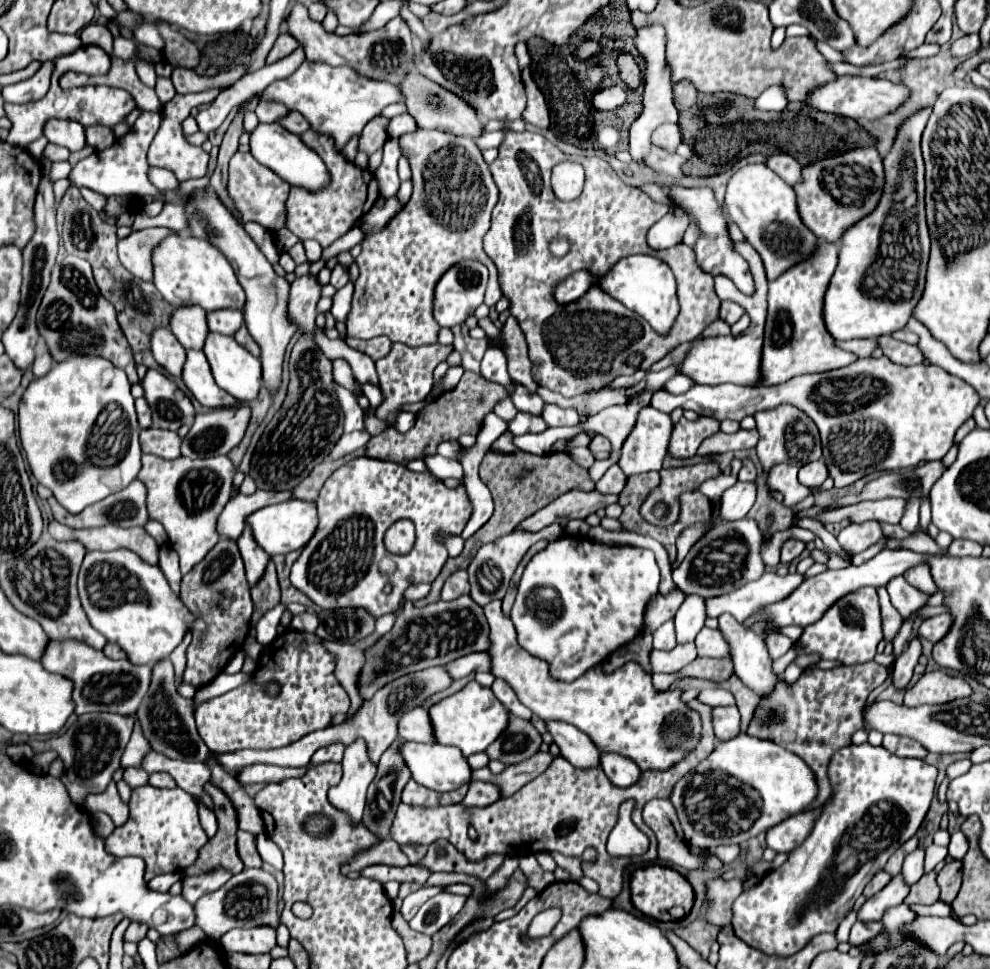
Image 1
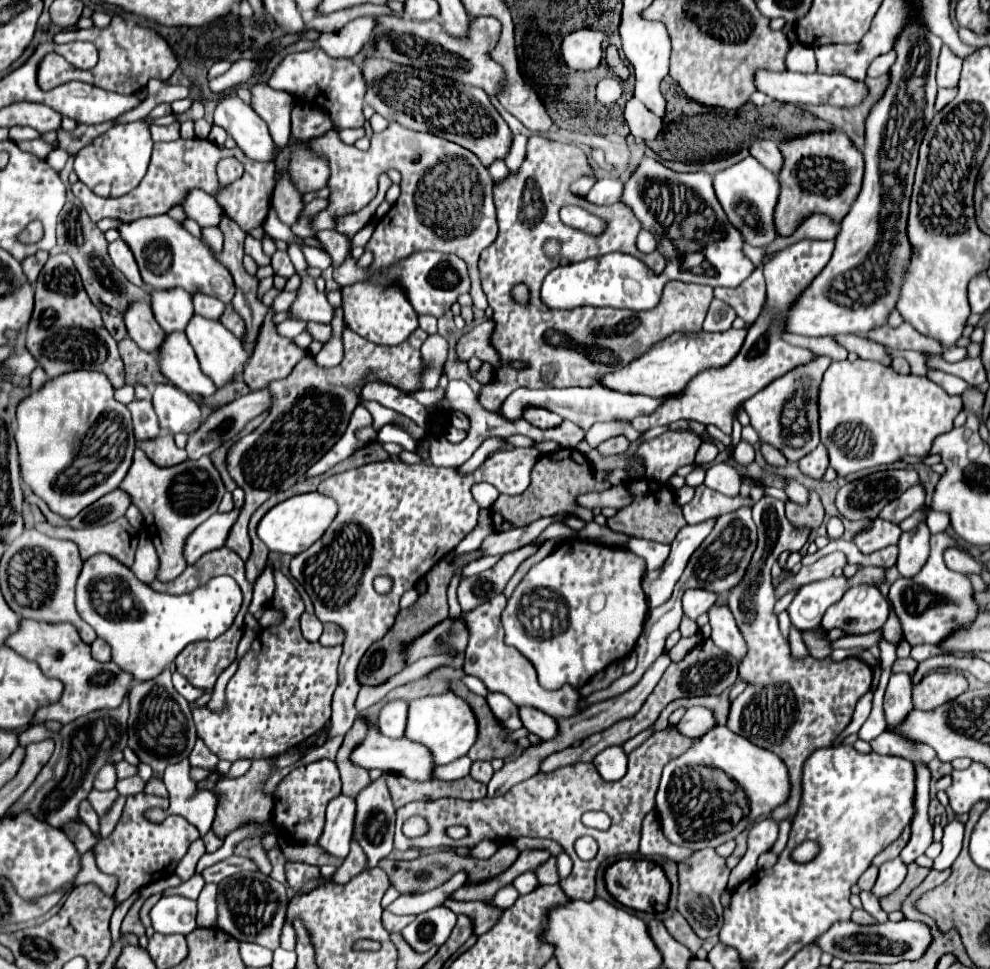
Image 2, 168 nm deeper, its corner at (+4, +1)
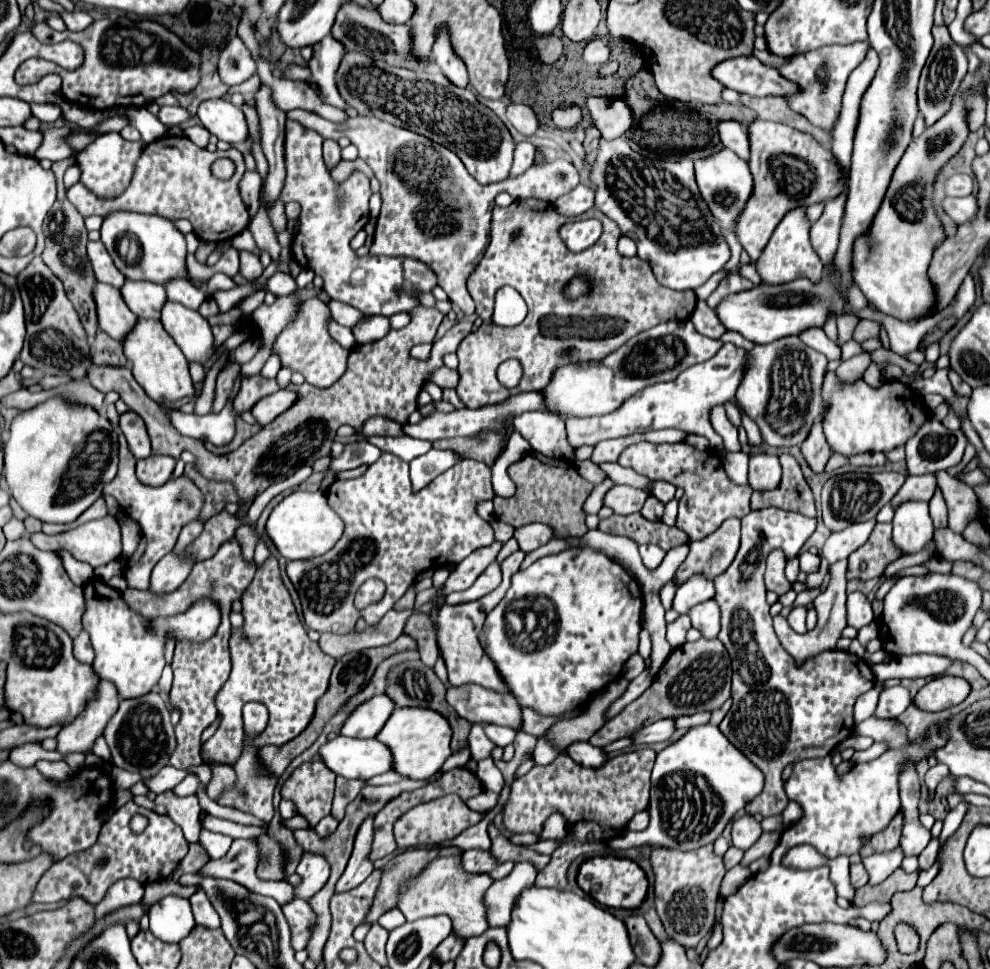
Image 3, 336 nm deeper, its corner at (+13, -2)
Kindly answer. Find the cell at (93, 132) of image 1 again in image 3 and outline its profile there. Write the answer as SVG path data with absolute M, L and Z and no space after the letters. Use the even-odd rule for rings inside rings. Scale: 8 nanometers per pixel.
M30 104L33 115L42 123L51 124L61 117L62 112L53 104Z

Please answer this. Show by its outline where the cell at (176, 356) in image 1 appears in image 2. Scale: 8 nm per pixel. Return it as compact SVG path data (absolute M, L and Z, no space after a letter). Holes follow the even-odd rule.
M136 301L128 305L124 311L124 325L126 333L130 339L136 341L136 345L144 351L158 351L162 339L164 339L164 329L156 325L156 319L152 317L152 309L148 301Z

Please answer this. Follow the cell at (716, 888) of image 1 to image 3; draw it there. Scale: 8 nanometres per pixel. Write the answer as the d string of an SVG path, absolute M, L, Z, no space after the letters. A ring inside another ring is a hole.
M711 844L691 852L653 848L651 864L655 870L655 908L667 934L681 946L695 948L711 932L715 922L715 904L725 876L723 858L713 854Z

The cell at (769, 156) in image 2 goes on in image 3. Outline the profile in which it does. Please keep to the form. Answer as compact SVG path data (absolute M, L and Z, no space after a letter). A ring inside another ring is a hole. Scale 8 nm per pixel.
M733 120L719 122L717 130L719 130L719 136L721 136L721 142L723 142L727 148L731 148L739 158L743 158L743 160L747 162L749 156L751 156L747 130L745 130L739 122L733 122Z

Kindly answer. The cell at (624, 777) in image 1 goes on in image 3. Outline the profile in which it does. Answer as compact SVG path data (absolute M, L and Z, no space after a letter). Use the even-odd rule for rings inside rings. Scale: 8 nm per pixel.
M573 742L567 748L567 754L581 766L585 768L601 768L607 762L607 752L603 748L595 748L589 742Z

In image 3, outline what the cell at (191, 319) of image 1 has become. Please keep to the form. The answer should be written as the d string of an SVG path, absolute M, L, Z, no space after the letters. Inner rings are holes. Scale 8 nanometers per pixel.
M127 280L127 284L121 288L121 296L135 316L161 320L161 310L167 302L167 292L161 284Z

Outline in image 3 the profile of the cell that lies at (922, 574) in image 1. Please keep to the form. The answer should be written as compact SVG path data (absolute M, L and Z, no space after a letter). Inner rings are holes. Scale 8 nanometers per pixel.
M907 502L895 510L893 542L901 554L919 552L933 538L933 522L927 502Z

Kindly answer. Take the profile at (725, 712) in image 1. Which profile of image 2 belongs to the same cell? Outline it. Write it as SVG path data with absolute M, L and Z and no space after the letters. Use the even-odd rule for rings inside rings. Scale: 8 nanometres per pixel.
M692 707L684 713L684 717L678 721L676 729L678 733L682 733L684 737L702 737L704 733L708 733L712 727L716 727L714 715L710 709L704 707Z

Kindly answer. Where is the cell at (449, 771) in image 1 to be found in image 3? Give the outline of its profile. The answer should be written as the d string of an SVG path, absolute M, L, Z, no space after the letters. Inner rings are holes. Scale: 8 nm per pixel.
M337 736L335 740L329 740L319 754L325 766L343 778L369 780L377 774L393 770L393 754L377 738L359 740Z

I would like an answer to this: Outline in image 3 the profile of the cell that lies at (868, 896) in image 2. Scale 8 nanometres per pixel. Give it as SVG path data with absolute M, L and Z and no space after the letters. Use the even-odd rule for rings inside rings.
M835 858L829 862L829 868L831 868L831 880L835 882L835 888L837 888L837 894L847 898L849 902L855 900L855 888L849 884L849 858Z

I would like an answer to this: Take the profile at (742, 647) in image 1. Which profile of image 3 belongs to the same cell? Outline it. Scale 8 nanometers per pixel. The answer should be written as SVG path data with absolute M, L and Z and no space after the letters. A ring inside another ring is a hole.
M707 600L703 604L697 604L689 612L689 618L691 618L693 628L697 628L703 634L703 638L709 638L709 640L717 638L721 612L719 612L719 606L715 604L715 600Z

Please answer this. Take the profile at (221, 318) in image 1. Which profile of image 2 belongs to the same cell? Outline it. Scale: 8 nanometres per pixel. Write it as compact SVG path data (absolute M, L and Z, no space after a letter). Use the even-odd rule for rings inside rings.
M194 293L192 303L196 307L196 313L202 317L208 317L208 319L220 319L220 315L224 311L222 301L216 301L216 297L208 297L204 293Z

